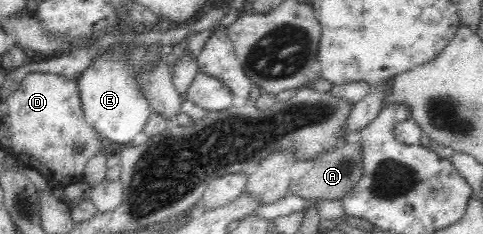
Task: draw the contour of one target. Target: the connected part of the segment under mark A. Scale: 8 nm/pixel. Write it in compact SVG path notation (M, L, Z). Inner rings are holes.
M356 139L337 145L322 157L314 160L312 168L298 181L291 181L288 192L305 200L340 200L354 187L362 175L360 151L360 144Z

